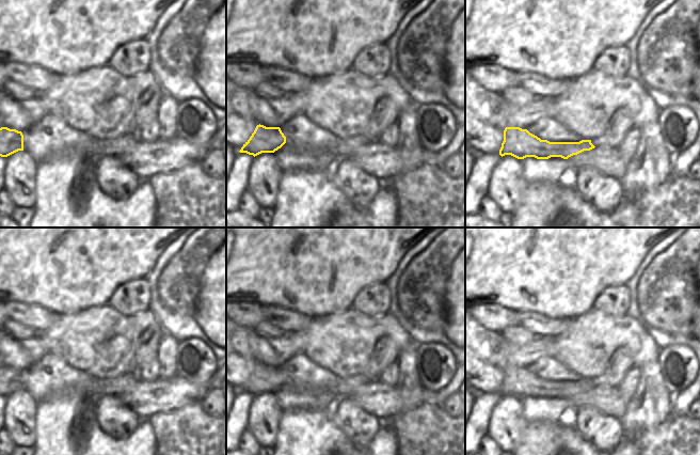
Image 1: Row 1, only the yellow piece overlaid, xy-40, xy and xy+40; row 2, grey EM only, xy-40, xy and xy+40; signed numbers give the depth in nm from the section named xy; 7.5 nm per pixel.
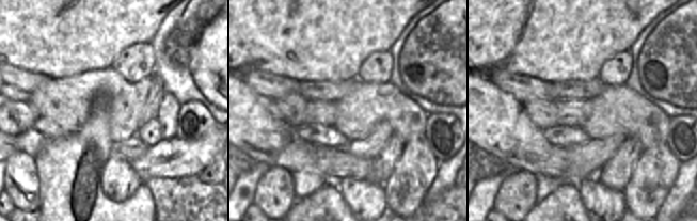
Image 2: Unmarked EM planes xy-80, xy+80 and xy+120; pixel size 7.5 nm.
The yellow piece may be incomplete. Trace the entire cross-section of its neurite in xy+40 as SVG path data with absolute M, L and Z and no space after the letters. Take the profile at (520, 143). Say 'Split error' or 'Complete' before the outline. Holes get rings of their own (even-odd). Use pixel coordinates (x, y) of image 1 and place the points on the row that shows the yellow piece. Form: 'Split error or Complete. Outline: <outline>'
Complete. Outline: M506 127L499 155L502 157L511 155L518 159L524 159L526 157L535 157L537 159L561 157L568 159L573 155L577 155L584 151L590 151L594 147L591 140L550 142L547 140L541 140L527 129Z

